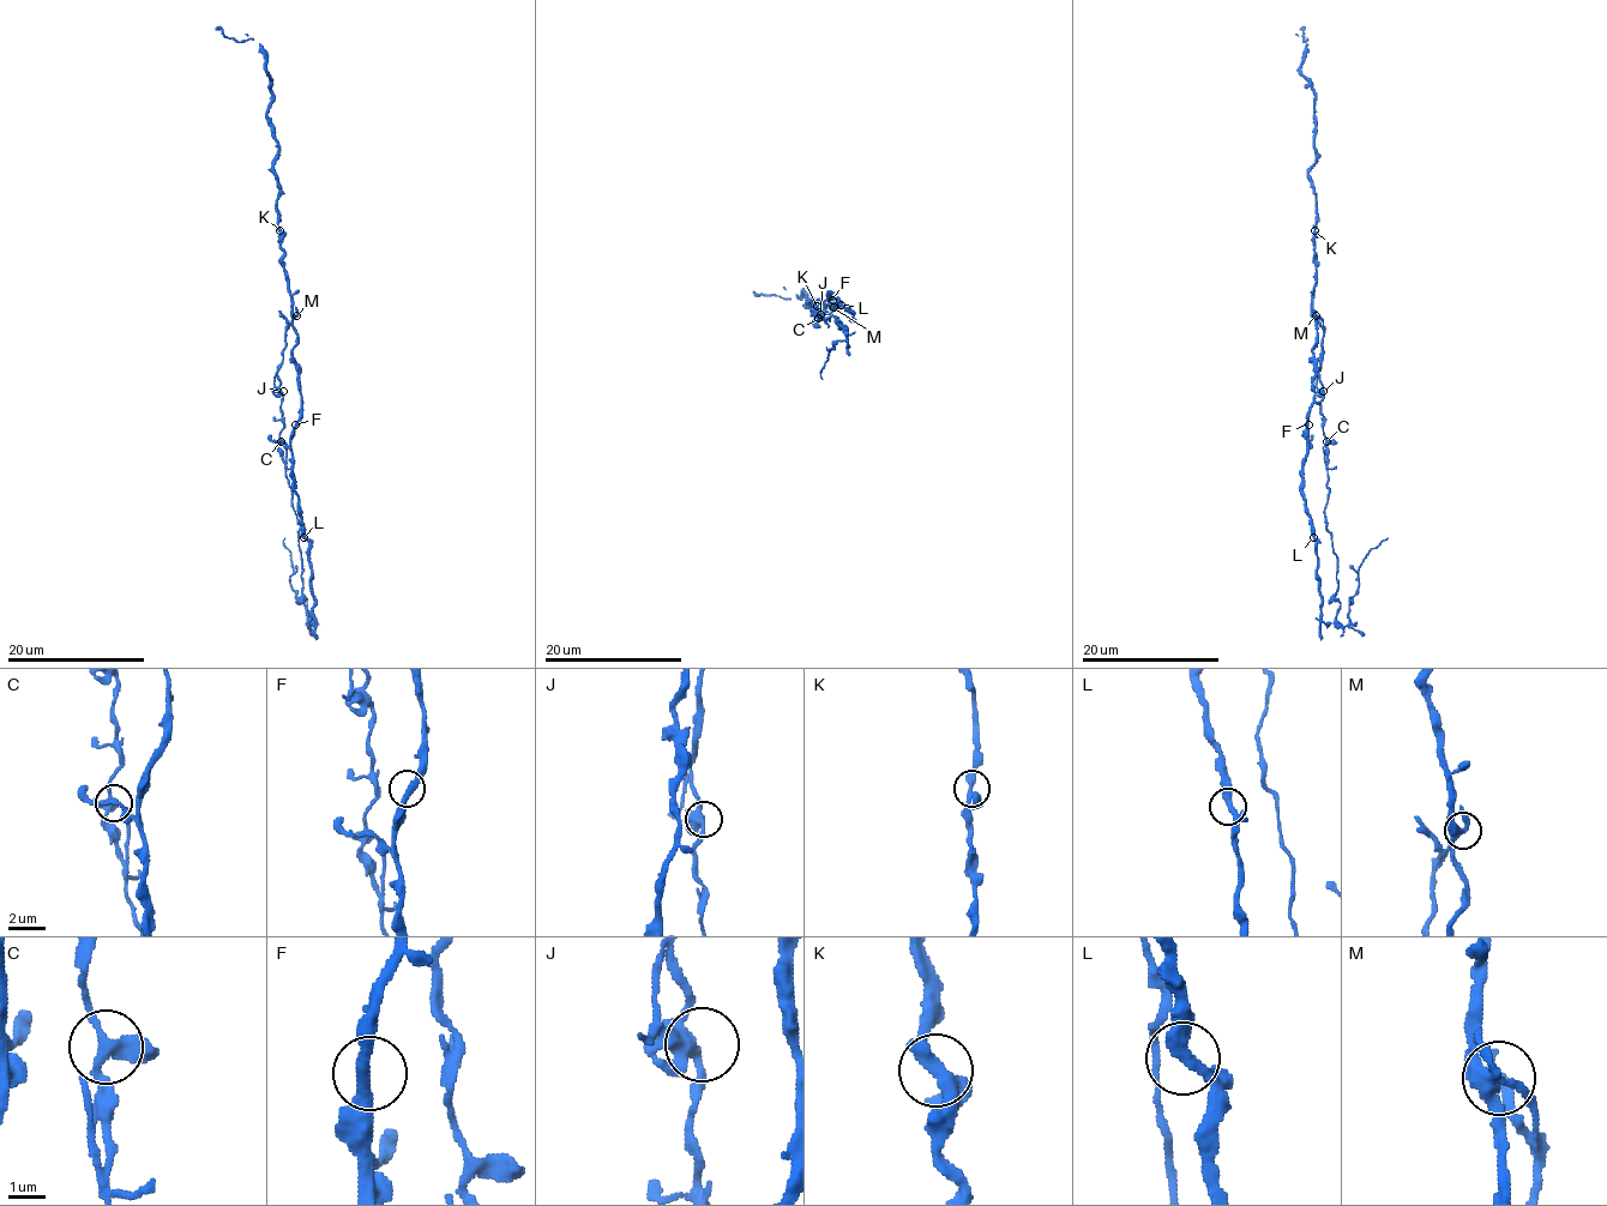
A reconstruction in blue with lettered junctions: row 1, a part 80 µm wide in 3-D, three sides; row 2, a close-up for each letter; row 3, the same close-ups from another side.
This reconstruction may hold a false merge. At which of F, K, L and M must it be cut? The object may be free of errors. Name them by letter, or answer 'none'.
M

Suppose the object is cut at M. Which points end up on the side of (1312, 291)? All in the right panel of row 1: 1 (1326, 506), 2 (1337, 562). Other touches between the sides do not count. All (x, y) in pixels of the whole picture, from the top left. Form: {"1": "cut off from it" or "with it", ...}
{"1": "cut off from it", "2": "cut off from it"}

